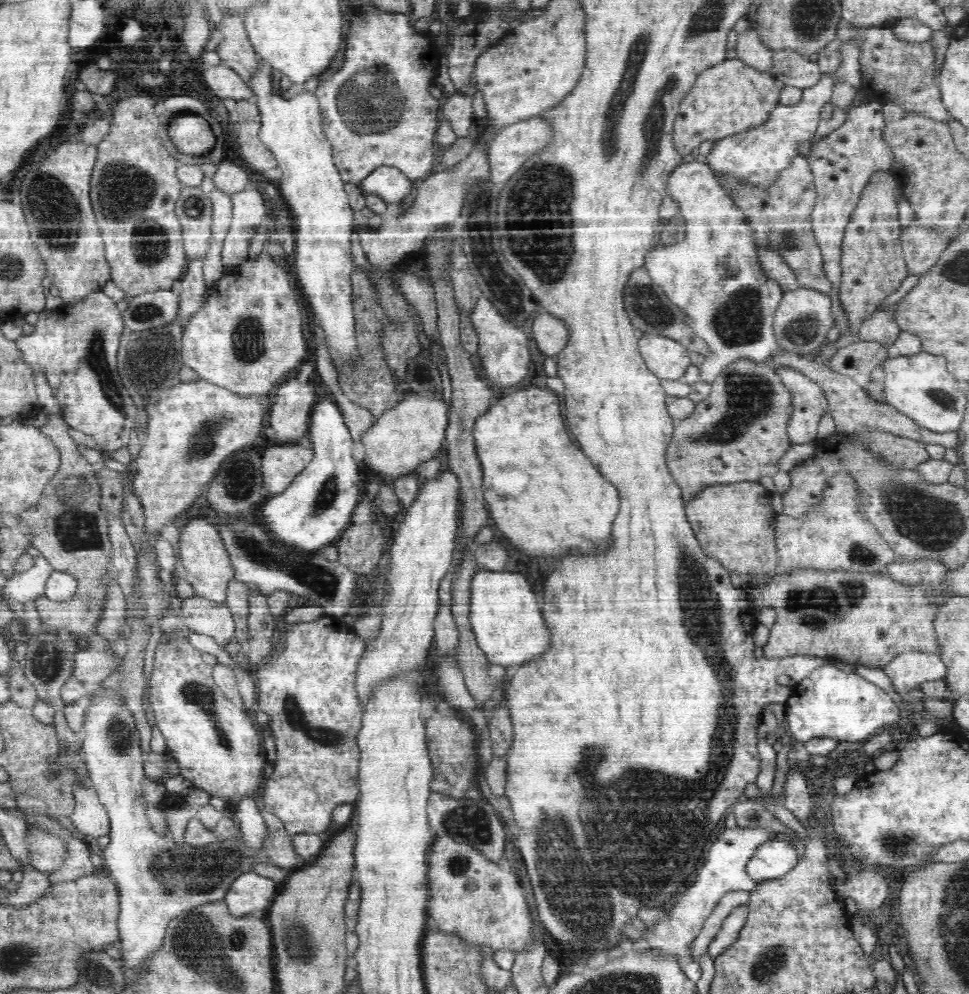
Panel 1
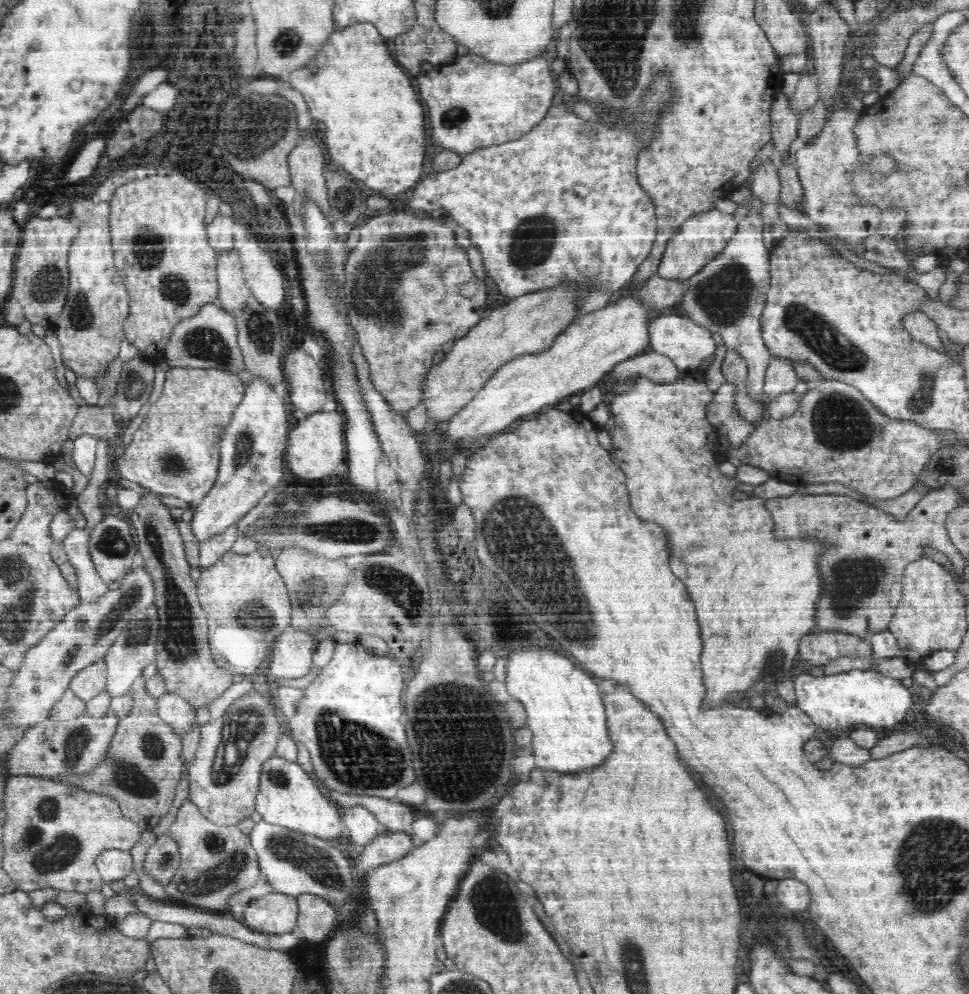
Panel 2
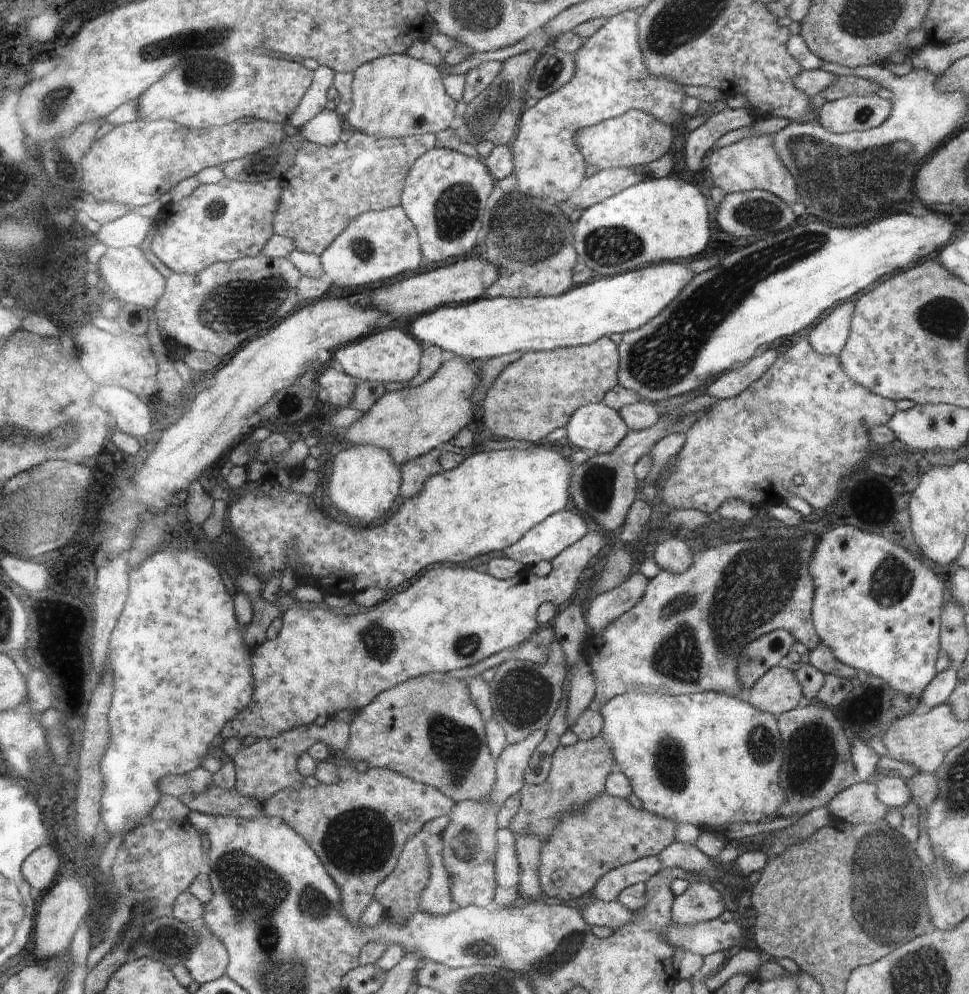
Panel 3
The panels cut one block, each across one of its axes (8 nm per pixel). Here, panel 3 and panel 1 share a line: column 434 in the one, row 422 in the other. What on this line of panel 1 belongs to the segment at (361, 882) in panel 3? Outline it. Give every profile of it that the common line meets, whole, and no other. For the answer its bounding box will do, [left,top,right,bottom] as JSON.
[775,366,828,444]

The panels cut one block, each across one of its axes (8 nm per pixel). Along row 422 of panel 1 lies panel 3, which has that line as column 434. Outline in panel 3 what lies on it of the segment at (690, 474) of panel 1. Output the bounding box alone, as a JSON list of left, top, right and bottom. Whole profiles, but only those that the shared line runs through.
[338,676,495,801]

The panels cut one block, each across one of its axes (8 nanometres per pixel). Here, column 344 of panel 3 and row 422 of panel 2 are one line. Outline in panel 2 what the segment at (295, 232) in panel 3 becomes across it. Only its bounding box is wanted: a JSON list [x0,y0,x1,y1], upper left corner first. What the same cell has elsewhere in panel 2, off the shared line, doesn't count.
[116,367,244,505]

